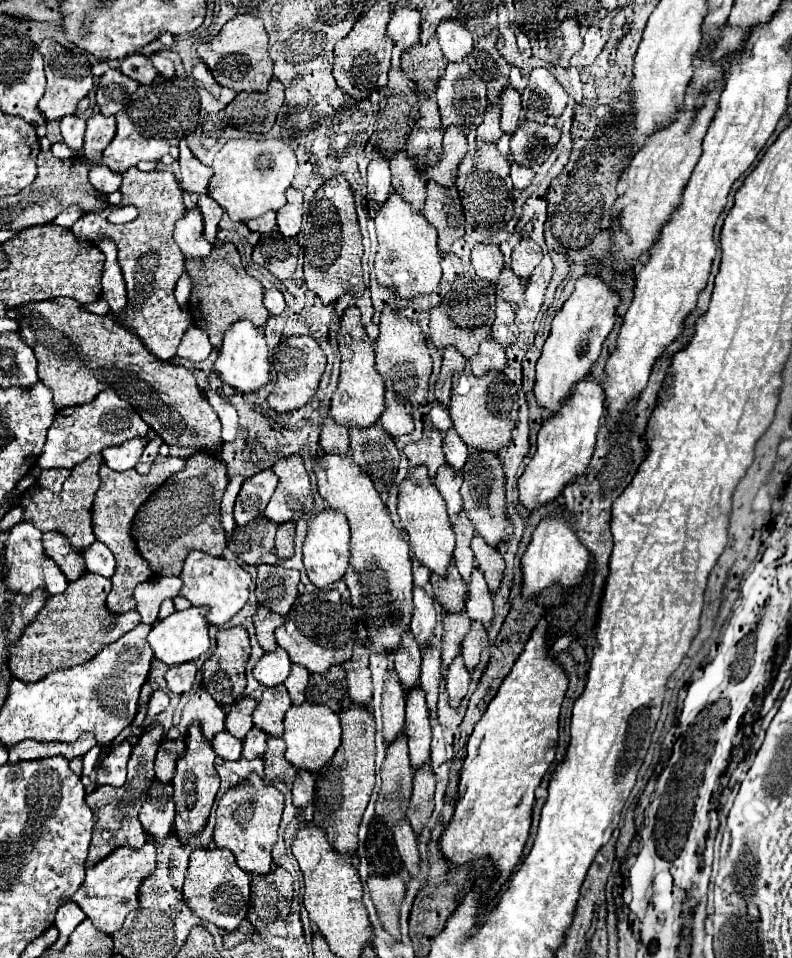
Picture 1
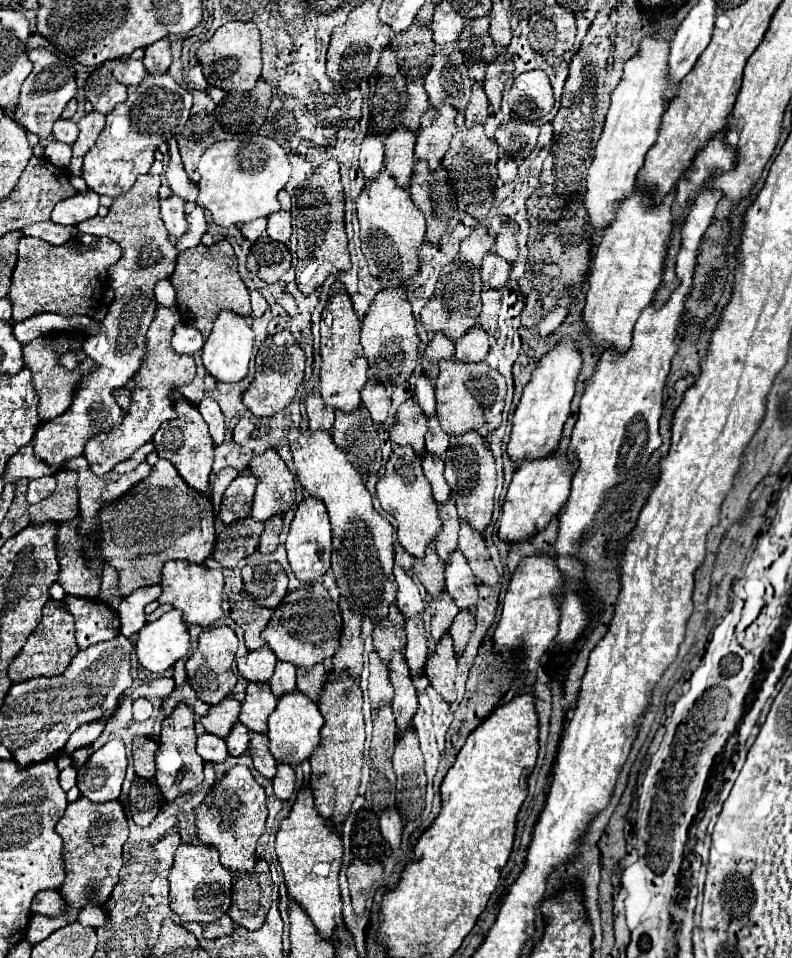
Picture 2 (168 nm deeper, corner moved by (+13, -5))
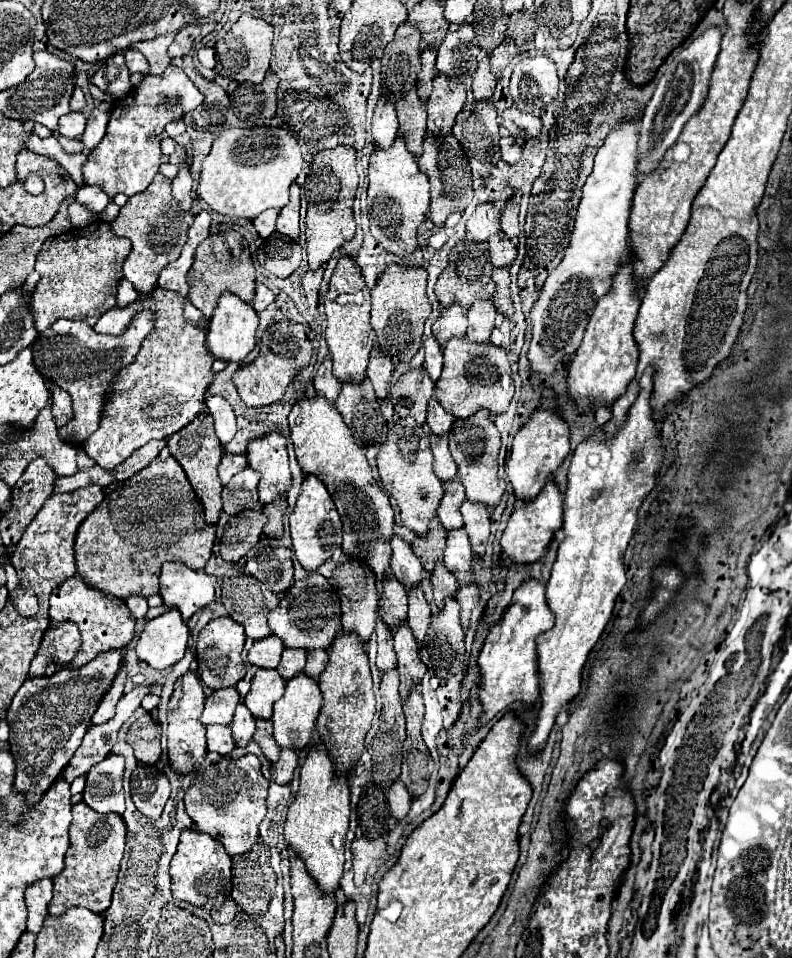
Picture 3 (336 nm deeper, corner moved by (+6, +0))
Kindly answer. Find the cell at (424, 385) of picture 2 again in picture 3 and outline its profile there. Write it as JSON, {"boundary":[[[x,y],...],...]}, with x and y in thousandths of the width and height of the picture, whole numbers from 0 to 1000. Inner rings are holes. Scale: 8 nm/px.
{"boundary":[[[540,351],[538,357],[535,357],[535,363],[538,363],[538,376],[535,376],[535,382],[543,390],[543,395],[551,399],[556,388],[558,388],[558,363],[556,359],[551,357],[548,351]]]}

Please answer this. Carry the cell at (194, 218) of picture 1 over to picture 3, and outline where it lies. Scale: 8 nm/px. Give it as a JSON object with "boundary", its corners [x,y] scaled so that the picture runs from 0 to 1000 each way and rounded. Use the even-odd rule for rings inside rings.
{"boundary":[[[237,169],[227,171],[227,177],[225,177],[222,186],[217,188],[217,203],[232,219],[242,217],[242,180],[240,180]]]}

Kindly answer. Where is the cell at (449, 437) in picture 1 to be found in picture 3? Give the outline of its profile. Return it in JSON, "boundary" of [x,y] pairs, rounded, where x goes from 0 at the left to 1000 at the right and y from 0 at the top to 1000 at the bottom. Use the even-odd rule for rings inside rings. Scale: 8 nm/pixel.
{"boundary":[[[545,415],[540,420],[540,436],[538,436],[538,443],[545,449],[545,453],[551,453],[551,455],[563,453],[568,449],[568,445],[571,445],[571,434],[558,426],[558,422],[551,415]]]}

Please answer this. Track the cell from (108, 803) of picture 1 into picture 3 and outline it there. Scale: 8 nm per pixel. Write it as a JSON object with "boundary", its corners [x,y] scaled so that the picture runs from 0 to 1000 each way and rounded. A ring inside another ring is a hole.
{"boundary":[[[106,837],[91,841],[91,862],[88,862],[88,885],[83,889],[81,908],[66,916],[68,937],[61,944],[61,952],[76,956],[86,948],[106,946],[121,954],[129,954],[139,946],[139,935],[149,919],[149,902],[157,891],[159,860],[152,852],[129,852]]]}

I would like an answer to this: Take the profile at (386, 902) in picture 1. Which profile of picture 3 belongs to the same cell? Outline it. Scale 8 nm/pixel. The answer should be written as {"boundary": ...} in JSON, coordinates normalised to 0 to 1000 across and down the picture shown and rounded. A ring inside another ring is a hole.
{"boundary":[[[449,875],[444,879],[444,900],[447,900],[447,921],[449,925],[460,923],[465,904],[477,898],[482,891],[487,889],[487,879],[482,875],[475,877],[460,877],[460,875]]]}

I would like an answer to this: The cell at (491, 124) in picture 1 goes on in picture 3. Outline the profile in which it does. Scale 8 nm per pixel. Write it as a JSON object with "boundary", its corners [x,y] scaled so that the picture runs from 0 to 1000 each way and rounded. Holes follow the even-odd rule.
{"boundary":[[[614,56],[596,79],[596,96],[601,104],[619,104],[626,92],[626,79],[619,75],[619,58]]]}

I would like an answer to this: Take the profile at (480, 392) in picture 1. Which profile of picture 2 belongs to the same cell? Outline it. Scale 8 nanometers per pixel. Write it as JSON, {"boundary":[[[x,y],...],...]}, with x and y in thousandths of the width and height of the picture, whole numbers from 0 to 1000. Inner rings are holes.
{"boundary":[[[572,375],[554,377],[554,394],[549,400],[552,414],[552,437],[564,454],[582,454],[600,450],[615,456],[633,442],[633,429],[638,423],[638,396],[622,387],[615,379],[610,381],[582,381]]]}

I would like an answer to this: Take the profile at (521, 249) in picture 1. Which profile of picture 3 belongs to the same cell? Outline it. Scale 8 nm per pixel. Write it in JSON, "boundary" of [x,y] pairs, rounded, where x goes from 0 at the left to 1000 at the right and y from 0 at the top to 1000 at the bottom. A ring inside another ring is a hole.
{"boundary":[[[639,213],[634,219],[634,240],[649,248],[657,244],[657,232],[654,232],[654,215],[652,213]]]}

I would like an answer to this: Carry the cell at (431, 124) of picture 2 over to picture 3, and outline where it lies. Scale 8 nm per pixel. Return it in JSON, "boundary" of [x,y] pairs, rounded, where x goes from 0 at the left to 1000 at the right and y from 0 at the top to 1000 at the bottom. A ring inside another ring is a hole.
{"boundary":[[[551,75],[548,94],[538,104],[540,111],[540,138],[545,142],[563,142],[578,117],[588,106],[588,90],[581,86],[571,86],[563,77]]]}

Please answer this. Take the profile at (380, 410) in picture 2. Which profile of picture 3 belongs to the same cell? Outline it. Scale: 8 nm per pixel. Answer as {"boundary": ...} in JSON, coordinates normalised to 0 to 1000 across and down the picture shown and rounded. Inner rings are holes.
{"boundary":[[[472,361],[470,367],[467,367],[467,380],[465,380],[462,392],[467,395],[467,399],[470,399],[477,415],[487,415],[495,386],[497,386],[497,382],[495,382],[492,374],[485,372],[485,367],[477,361]]]}

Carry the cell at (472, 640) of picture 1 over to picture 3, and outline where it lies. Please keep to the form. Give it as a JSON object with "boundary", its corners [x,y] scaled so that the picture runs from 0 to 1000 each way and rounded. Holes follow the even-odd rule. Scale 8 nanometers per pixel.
{"boundary":[[[593,608],[593,610],[578,610],[576,626],[581,628],[581,647],[583,647],[583,653],[591,656],[591,651],[593,651],[593,639],[596,639],[596,635],[606,626],[604,612],[598,608]]]}

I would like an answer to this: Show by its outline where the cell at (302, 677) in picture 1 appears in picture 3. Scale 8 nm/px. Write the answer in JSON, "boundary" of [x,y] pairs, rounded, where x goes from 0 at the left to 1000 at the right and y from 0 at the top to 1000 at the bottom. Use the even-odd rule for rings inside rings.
{"boundary":[[[361,676],[356,681],[356,689],[351,693],[351,701],[359,710],[366,710],[374,701],[384,699],[384,691],[386,691],[386,678],[384,676]]]}

